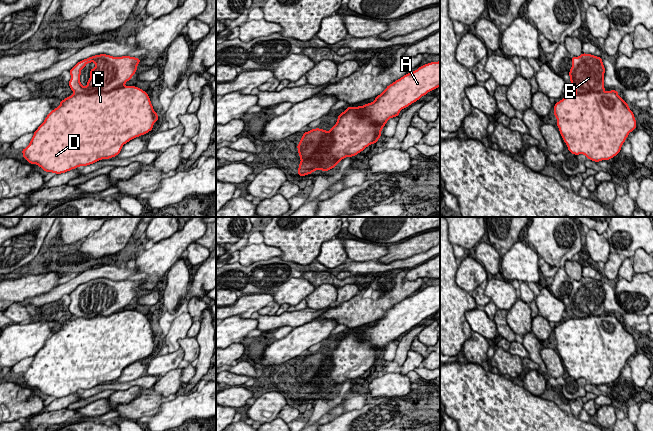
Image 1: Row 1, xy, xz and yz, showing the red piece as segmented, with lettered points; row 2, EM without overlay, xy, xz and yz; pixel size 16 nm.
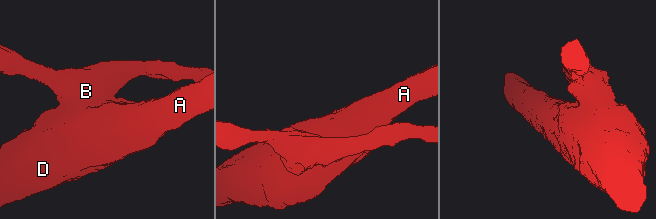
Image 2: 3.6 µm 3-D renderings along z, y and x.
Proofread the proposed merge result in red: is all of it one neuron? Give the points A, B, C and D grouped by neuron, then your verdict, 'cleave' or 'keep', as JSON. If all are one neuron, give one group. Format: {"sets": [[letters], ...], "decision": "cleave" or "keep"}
{"sets": [["A", "C", "D"], ["B"]], "decision": "cleave"}

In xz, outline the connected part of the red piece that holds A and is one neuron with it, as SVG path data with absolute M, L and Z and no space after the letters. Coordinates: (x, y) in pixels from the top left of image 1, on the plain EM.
M440 285L430 286L430 287L427 287L427 288L423 289L423 290L420 290L417 294L415 294L413 296L405 298L400 303L398 303L398 304L394 305L392 308L388 309L386 311L386 313L380 319L375 321L375 325L374 326L365 328L363 330L358 330L358 331L347 331L344 336L342 336L341 338L338 339L338 343L337 343L336 348L331 351L330 355L328 355L329 359L330 359L330 365L329 366L322 366L321 367L321 372L316 376L316 379L314 381L312 381L312 382L304 382L304 381L302 381L300 379L300 375L298 374L299 381L301 383L301 386L300 386L299 391L298 391L298 396L297 396L298 400L301 401L301 400L306 400L308 398L312 398L317 393L319 393L321 395L329 395L330 393L335 392L335 390L338 387L340 387L341 384L344 383L345 381L353 381L353 380L355 380L357 378L359 378L360 376L362 376L370 368L377 367L378 363L381 361L381 355L382 355L383 351L385 350L385 348L387 347L387 345L390 342L398 341L398 339L399 339L399 337L400 337L400 335L402 333L405 333L406 331L410 330L412 327L418 325L422 320L425 320L428 316L438 312L439 310L440 310Z

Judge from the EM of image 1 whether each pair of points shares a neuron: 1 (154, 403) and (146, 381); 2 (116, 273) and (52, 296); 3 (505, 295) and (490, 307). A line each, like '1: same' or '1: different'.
1: different
2: same
3: different

